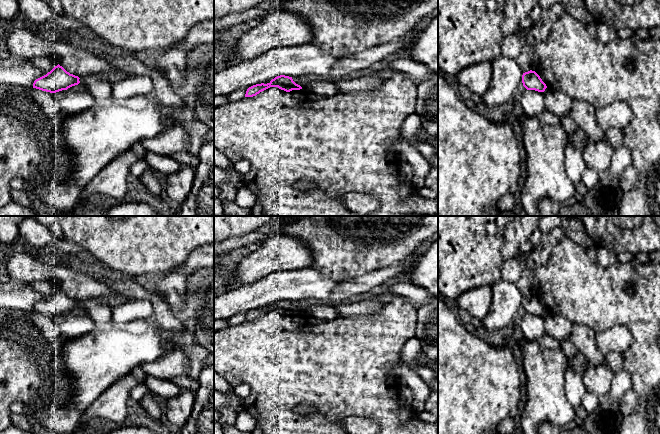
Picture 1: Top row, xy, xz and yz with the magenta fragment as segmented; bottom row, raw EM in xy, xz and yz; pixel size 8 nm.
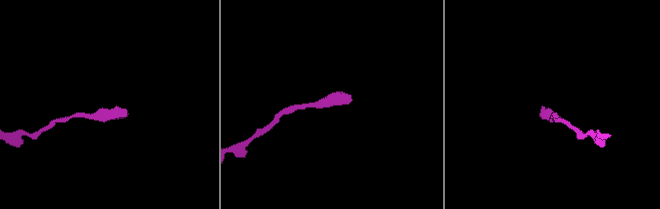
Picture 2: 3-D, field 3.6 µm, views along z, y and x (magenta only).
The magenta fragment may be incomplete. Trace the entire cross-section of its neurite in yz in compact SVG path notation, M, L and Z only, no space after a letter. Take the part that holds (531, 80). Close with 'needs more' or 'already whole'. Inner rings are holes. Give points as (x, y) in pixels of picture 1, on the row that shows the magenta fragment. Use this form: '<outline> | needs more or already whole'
M528 71L522 75L523 86L527 90L535 90L538 92L544 92L547 88L546 84L542 81L540 76L535 71Z | already whole

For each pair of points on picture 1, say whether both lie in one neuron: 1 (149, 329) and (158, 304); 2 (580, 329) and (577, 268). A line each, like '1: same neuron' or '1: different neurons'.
1: different neurons
2: different neurons

